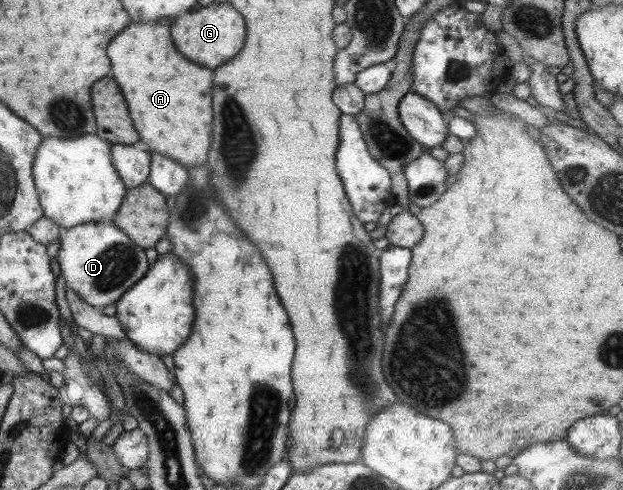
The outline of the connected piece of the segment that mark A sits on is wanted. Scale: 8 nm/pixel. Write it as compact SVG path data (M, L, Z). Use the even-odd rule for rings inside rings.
M163 18L147 23L129 23L123 31L113 35L107 45L107 57L111 61L111 75L125 97L129 117L139 134L138 144L148 152L163 154L187 167L206 161L205 151L211 137L211 71L181 57L170 37L172 21Z

